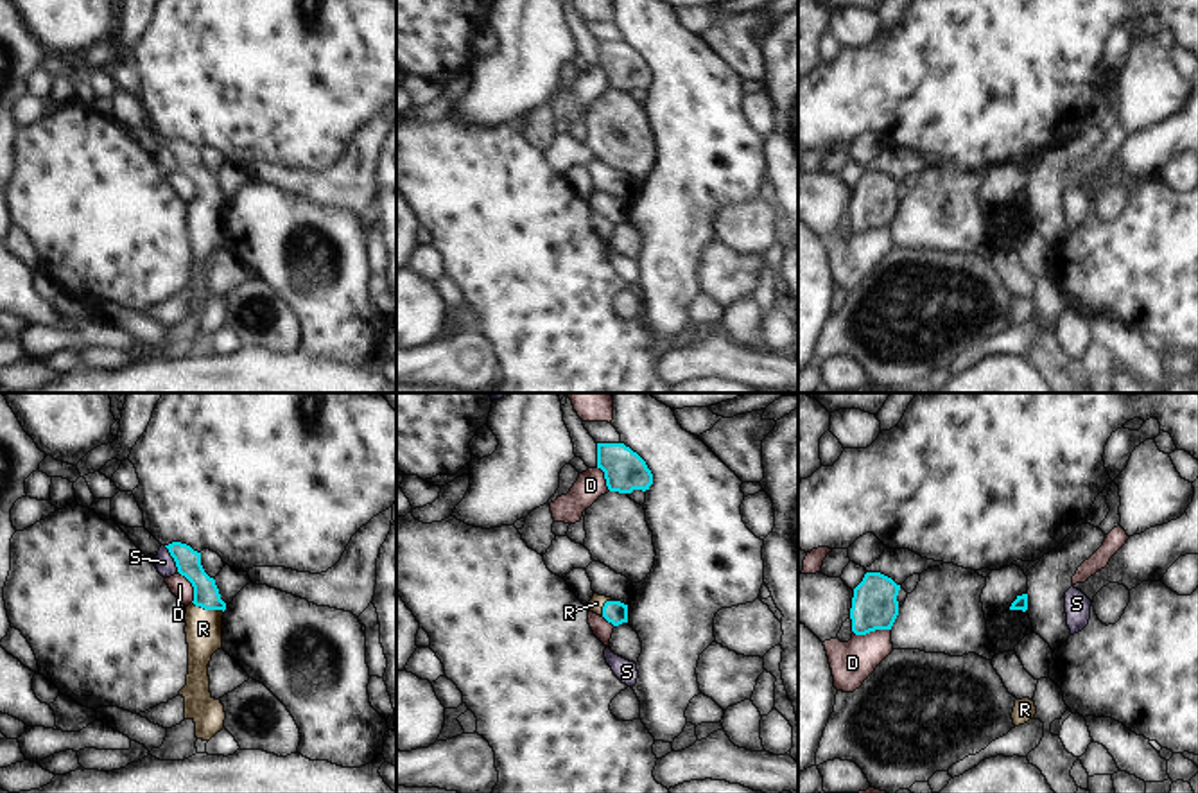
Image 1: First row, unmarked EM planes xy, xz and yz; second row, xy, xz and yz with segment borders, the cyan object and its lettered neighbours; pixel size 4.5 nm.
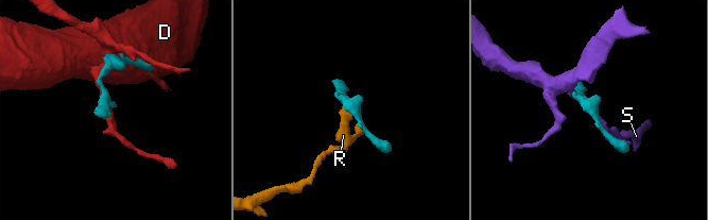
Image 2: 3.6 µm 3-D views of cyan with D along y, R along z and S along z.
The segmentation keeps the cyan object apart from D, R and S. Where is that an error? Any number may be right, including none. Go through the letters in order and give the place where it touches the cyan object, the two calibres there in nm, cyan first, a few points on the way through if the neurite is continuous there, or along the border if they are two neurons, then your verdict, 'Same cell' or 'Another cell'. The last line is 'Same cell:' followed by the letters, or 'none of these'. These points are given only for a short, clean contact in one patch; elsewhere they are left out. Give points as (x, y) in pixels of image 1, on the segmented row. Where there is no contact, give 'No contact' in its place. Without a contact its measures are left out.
D: Touches cyan at yz (872, 630). Thickness 200 nm (cyan) against 190 nm. Another cell
R: Touches cyan at xy (208, 609). Thickness 120 nm (cyan) against 160 nm. Path across: xy (207, 596), (208, 609), (203, 616), (203, 628). Same cell
S: Touches cyan at xy (173, 557). Thickness 120 nm (cyan) against 90 nm. Another cell
Same cell: R

